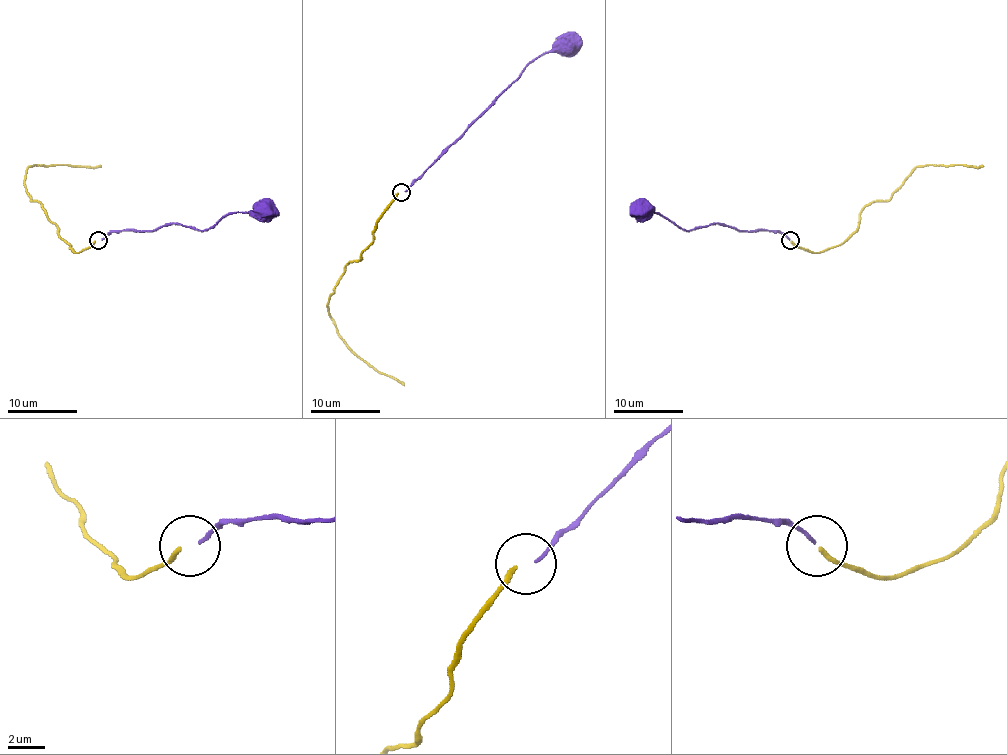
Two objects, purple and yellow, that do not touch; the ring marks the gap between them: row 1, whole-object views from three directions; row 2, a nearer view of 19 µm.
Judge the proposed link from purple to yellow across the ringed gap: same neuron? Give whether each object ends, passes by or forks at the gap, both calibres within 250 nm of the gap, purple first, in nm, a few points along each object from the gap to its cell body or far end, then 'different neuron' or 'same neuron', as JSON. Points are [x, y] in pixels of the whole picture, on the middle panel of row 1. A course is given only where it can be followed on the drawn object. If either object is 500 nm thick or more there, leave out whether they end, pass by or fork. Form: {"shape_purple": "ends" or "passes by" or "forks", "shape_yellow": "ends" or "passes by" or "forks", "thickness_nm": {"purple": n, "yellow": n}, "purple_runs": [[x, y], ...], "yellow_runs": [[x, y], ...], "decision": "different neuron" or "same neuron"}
{"shape_purple": "ends", "shape_yellow": "ends", "thickness_nm": {"purple": 190, "yellow": 240}, "purple_runs": [[405, 191], [531, 62], [545, 53], [572, 48], [581, 37]], "yellow_runs": [[398, 192], [360, 259], [346, 266], [327, 311], [337, 335], [358, 356], [403, 386]], "decision": "different neuron"}

